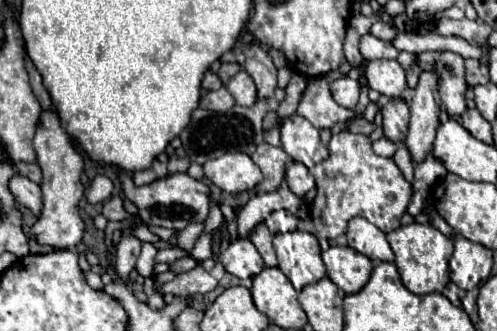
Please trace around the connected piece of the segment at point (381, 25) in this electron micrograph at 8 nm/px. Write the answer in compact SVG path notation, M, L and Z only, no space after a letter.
M378 20L378 22L372 24L370 34L376 36L376 38L380 38L380 40L388 40L388 42L392 42L392 40L396 38L398 30L396 30L392 24L386 24L386 22L380 22L380 20Z

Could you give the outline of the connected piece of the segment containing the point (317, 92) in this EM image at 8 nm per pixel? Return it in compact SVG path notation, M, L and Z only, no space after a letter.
M324 76L310 78L308 88L296 110L300 116L312 122L316 128L332 128L338 122L346 122L354 118L354 110L348 110L334 102L329 83Z

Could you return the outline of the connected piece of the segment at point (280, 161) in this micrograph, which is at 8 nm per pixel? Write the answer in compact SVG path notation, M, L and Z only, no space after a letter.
M264 142L256 148L256 152L252 154L252 160L264 174L264 180L252 192L254 194L276 192L284 180L284 166L286 166L288 154L282 148L276 148Z

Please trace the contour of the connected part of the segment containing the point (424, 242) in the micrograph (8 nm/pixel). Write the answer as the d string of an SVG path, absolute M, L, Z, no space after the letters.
M412 222L408 226L400 226L388 234L388 244L396 254L394 264L398 266L402 284L414 294L430 294L442 292L444 286L450 282L450 268L448 260L454 252L452 240L448 240L440 230L432 228L430 224Z

